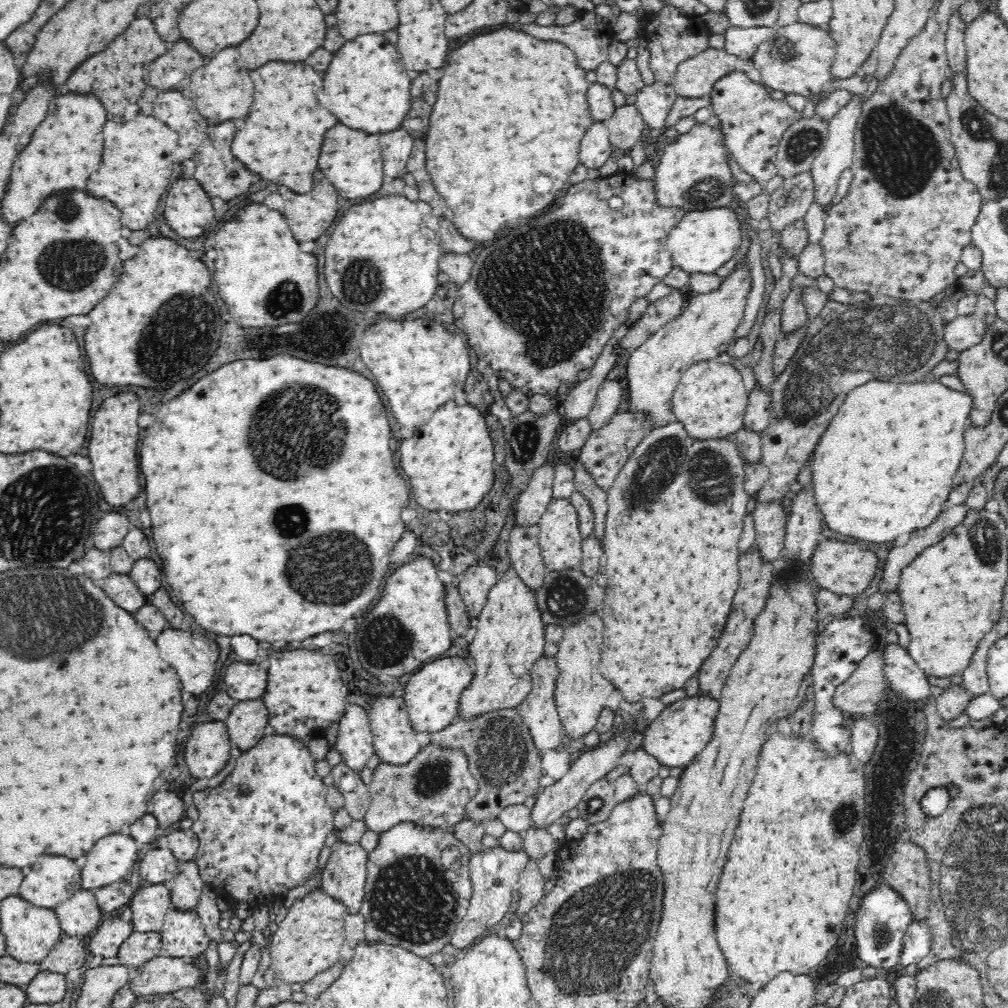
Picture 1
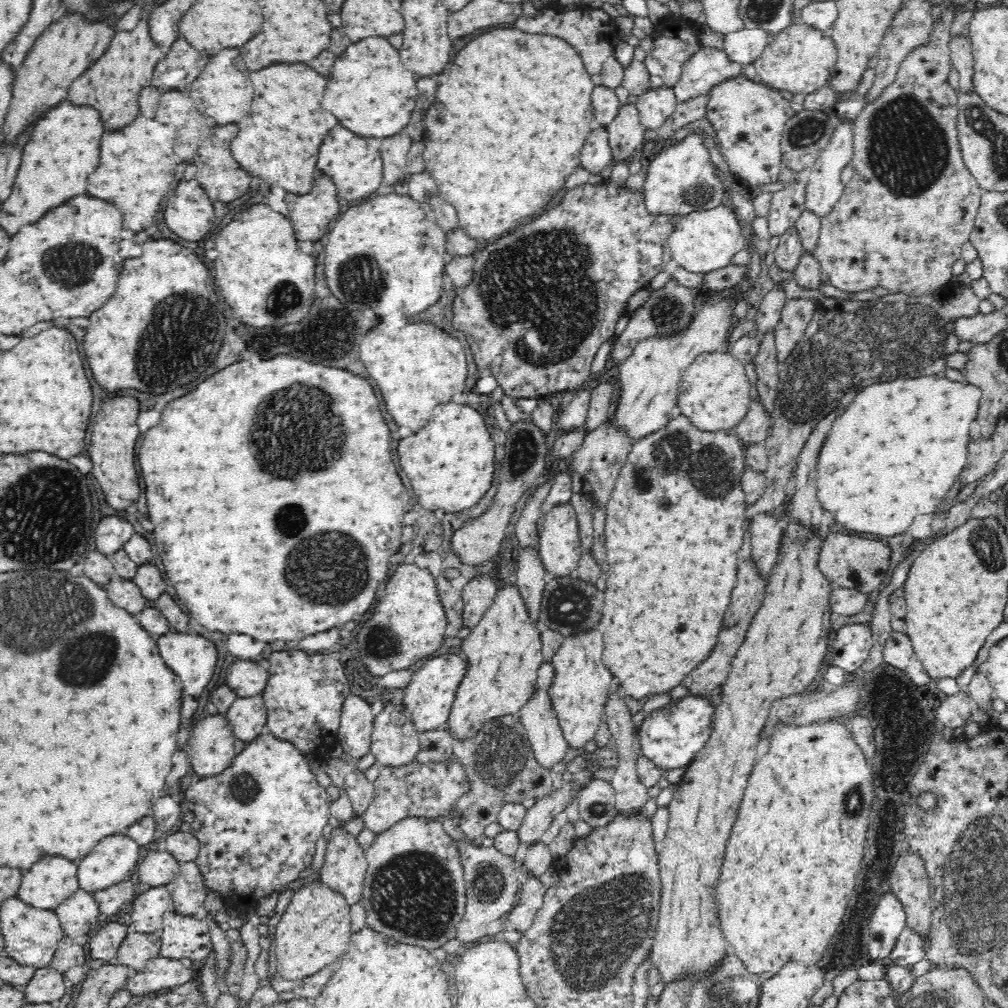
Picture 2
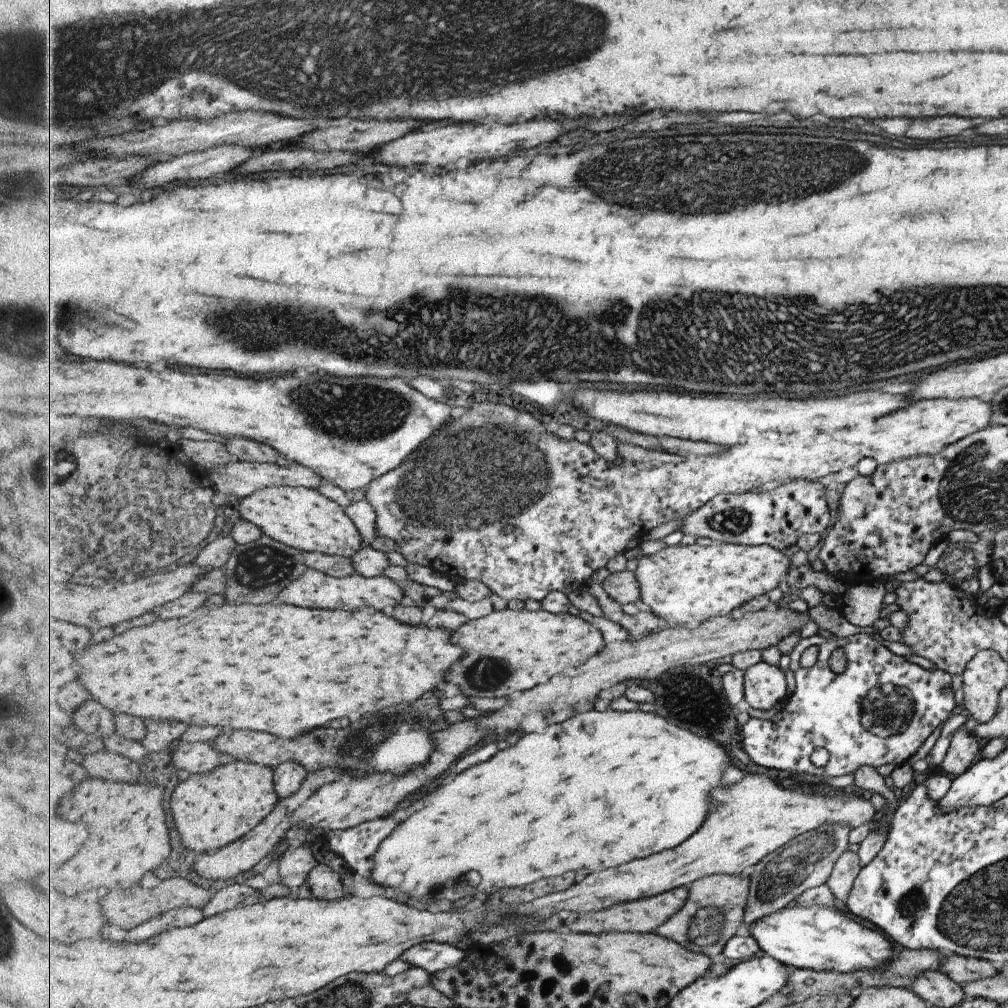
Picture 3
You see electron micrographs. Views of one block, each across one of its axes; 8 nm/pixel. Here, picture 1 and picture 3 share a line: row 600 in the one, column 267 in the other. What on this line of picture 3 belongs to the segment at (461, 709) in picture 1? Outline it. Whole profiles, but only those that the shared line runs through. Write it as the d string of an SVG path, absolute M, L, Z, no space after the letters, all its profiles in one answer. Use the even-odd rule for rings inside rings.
M270 486L241 499L238 510L243 519L259 525L265 535L287 546L307 551L351 558L369 545L346 509L314 488Z

